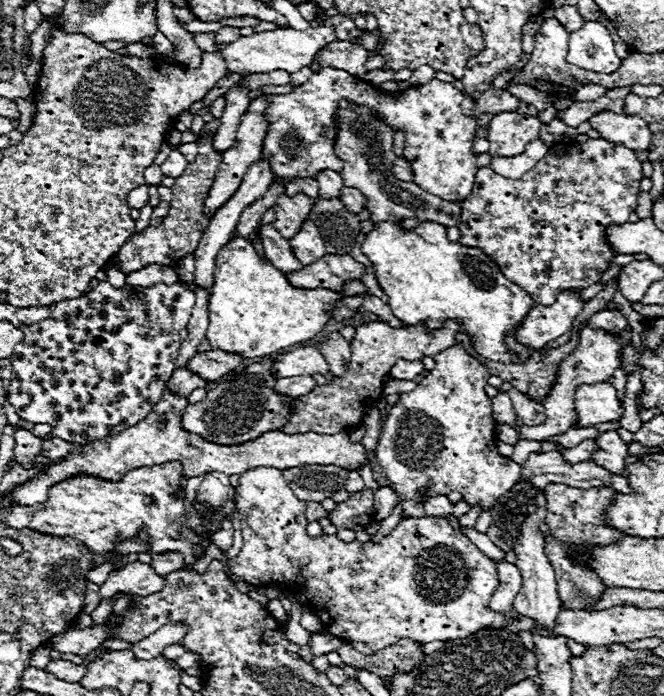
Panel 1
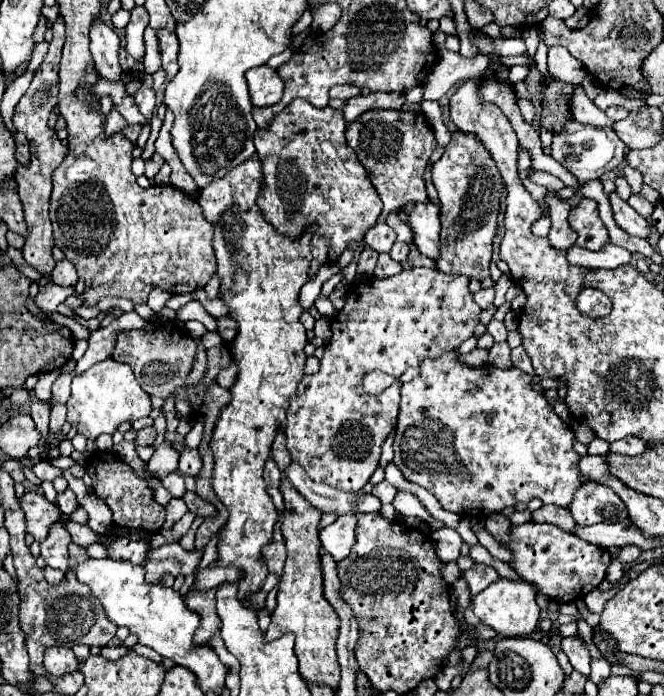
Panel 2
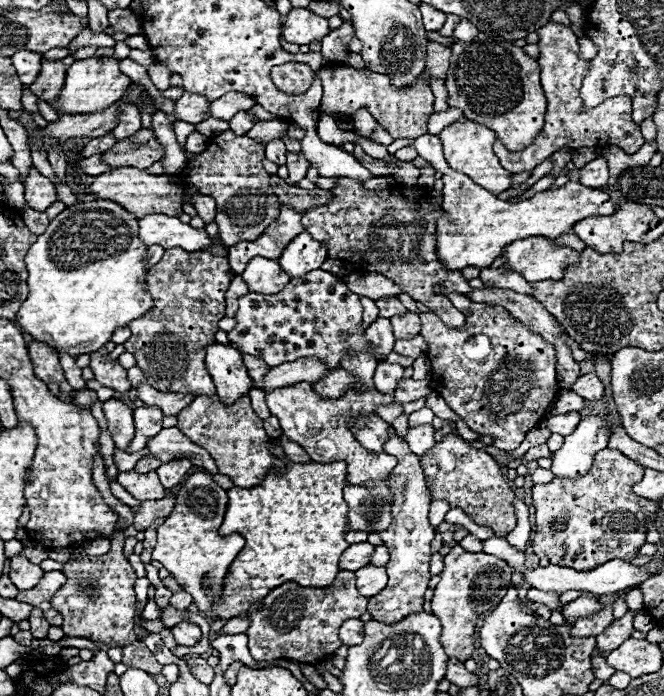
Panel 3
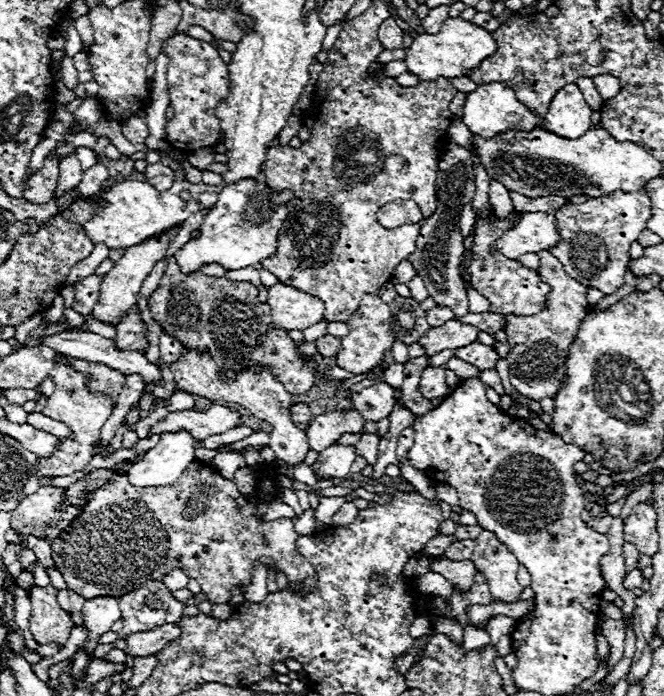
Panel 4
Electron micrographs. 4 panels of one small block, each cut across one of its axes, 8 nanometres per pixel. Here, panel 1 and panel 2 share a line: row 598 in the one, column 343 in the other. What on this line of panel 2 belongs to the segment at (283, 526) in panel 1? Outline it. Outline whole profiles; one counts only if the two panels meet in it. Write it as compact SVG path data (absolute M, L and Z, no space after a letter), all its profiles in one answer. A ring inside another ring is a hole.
M412 268L386 280L370 276L350 288L344 308L330 318L332 338L320 358L320 370L302 378L286 412L286 448L290 450L292 460L302 464L314 482L354 492L366 486L378 466L380 446L396 424L402 382L394 382L386 392L370 396L362 390L362 378L374 370L398 378L406 368L420 366L424 358L436 358L444 352L456 350L466 338L470 338L480 322L482 310L474 302L468 282L468 276L442 274L432 268Z

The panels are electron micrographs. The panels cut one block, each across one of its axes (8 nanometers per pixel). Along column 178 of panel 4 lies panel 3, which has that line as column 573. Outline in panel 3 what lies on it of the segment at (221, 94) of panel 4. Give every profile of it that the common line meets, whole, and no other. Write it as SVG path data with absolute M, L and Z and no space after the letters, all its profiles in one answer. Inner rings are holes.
M548 22L544 28L538 30L540 34L540 68L542 68L542 86L548 98L548 110L546 110L546 122L536 140L528 148L522 148L520 152L506 150L498 140L494 142L494 152L500 158L500 164L510 172L524 172L536 168L540 162L544 162L548 156L552 156L560 148L604 148L604 146L620 146L626 154L634 154L642 144L644 136L640 132L640 126L632 120L632 108L630 108L630 96L616 96L608 98L602 104L594 108L584 108L580 100L580 88L582 80L588 74L588 60L582 60L578 56L578 38L576 34L562 24Z

